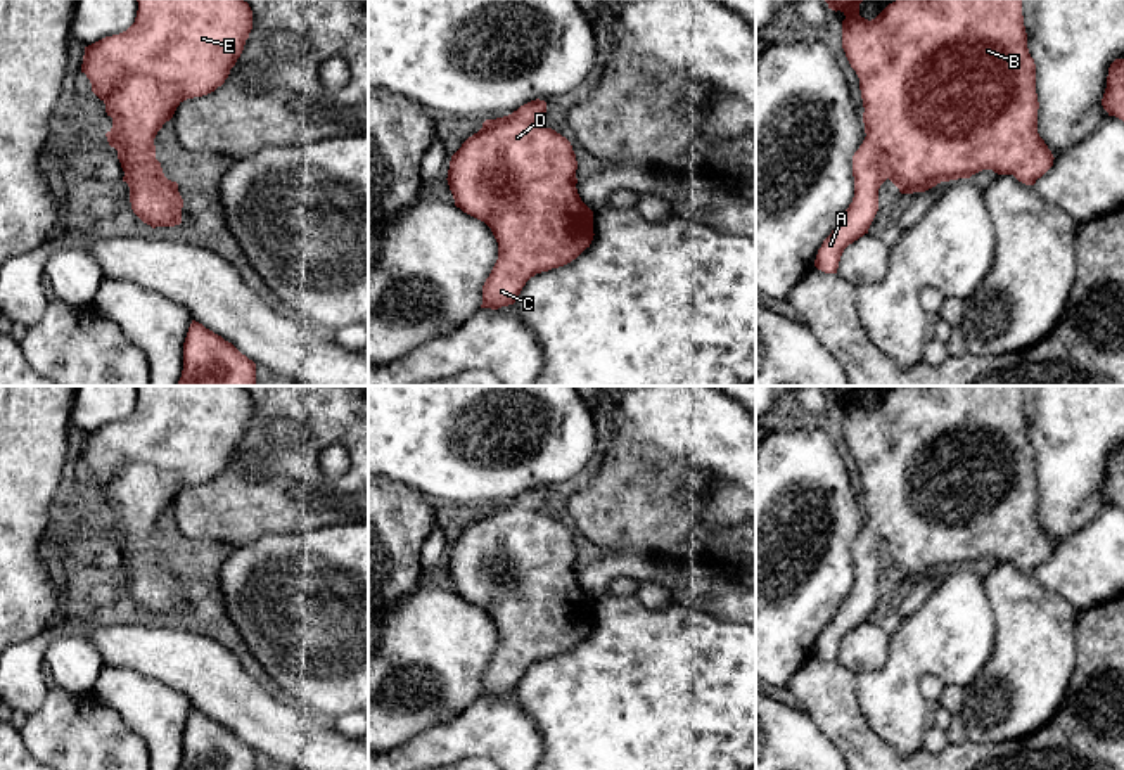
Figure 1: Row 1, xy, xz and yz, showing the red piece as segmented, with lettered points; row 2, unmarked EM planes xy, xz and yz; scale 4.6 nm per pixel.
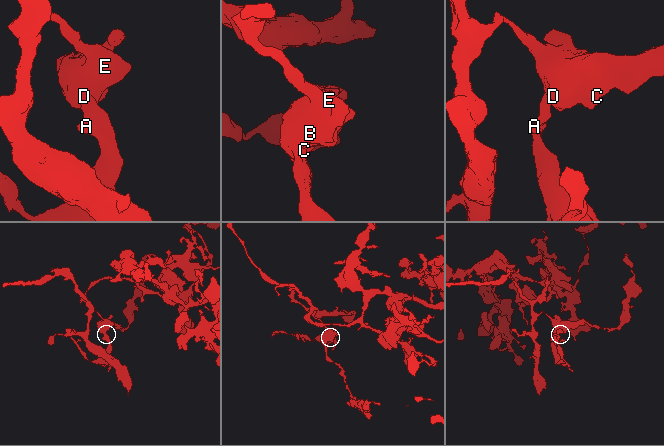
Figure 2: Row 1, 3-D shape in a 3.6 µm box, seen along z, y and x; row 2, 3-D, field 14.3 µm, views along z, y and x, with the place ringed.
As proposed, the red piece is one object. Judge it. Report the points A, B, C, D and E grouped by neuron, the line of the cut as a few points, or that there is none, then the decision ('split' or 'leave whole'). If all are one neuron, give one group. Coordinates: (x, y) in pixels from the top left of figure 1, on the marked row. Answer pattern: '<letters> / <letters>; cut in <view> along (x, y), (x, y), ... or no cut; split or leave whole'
A B C D E; no cut; leave whole

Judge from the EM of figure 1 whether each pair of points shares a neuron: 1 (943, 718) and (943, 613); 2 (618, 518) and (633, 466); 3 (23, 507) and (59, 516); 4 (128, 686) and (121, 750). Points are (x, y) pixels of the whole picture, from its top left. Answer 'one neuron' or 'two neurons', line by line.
1: two neurons
2: one neuron
3: two neurons
4: two neurons

